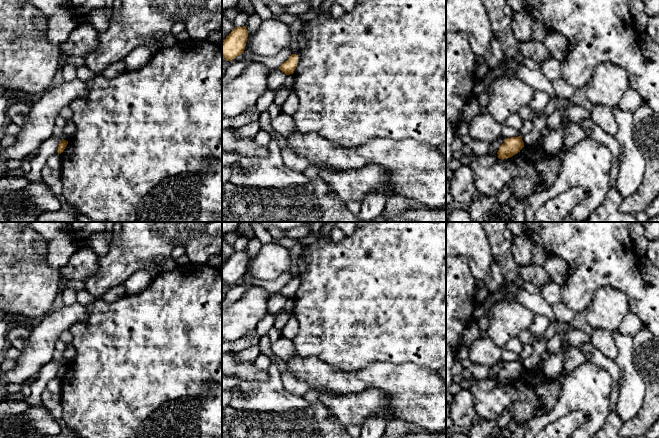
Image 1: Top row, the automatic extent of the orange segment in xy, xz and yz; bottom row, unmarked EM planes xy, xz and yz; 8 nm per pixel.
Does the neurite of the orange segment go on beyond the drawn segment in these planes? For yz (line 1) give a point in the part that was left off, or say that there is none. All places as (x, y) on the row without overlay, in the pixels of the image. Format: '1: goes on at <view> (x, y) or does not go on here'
1: does not go on here

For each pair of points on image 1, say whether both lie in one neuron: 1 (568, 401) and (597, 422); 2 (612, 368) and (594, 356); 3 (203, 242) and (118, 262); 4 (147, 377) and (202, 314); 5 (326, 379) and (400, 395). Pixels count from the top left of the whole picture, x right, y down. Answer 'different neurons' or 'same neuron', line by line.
1: same neuron
2: same neuron
3: same neuron
4: same neuron
5: same neuron

